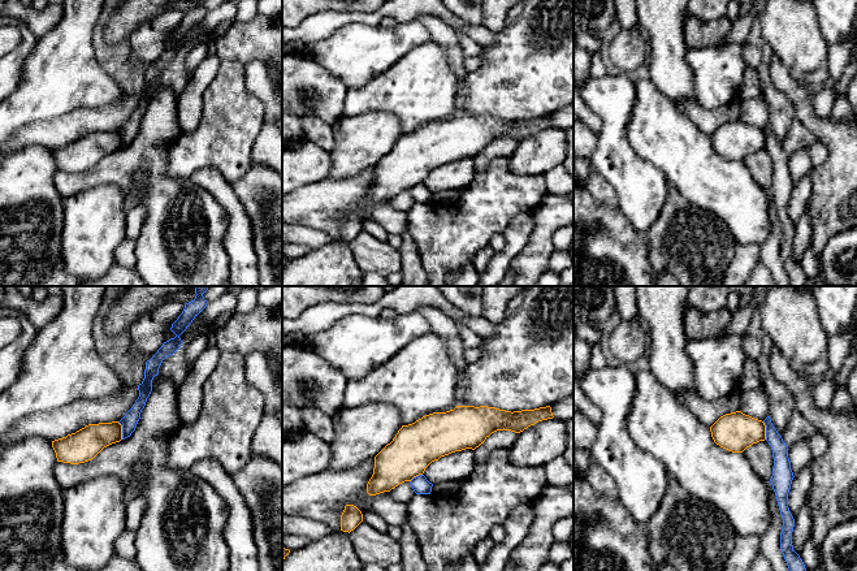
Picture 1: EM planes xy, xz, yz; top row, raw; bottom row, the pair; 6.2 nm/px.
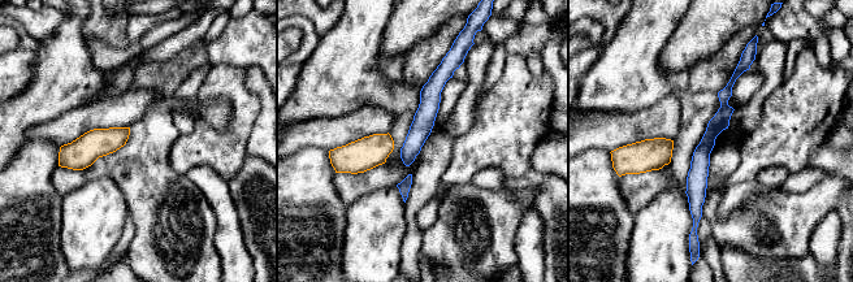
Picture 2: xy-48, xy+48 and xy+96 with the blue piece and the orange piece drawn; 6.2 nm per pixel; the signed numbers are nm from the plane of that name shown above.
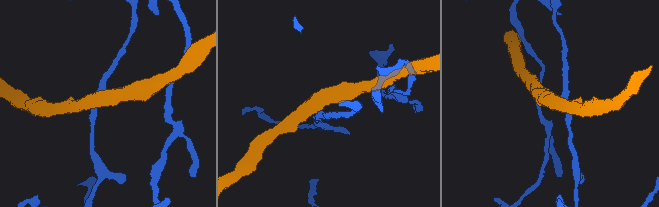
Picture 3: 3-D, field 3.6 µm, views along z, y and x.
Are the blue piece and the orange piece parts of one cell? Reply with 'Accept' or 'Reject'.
Reject

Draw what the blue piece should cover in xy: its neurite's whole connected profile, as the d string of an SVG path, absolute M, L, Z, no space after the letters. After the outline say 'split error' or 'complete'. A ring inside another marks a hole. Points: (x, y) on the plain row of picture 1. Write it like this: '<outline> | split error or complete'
M195 0L195 8L186 12L182 22L172 33L170 39L176 43L174 47L164 51L157 61L146 70L144 87L138 94L139 105L133 113L133 116L125 122L125 125L118 130L122 134L122 148L131 144L135 135L140 127L140 121L146 114L147 107L152 100L152 88L159 83L159 77L165 66L173 64L181 55L182 49L179 44L187 38L192 29L207 16L207 9L203 3L205 0Z | complete

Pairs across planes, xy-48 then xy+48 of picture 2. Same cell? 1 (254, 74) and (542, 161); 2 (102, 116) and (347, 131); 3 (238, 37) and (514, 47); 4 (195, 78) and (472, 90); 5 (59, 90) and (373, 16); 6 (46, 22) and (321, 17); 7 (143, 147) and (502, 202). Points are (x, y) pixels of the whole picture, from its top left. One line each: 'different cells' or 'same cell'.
1: same cell
2: same cell
3: same cell
4: different cells
5: same cell
6: same cell
7: same cell

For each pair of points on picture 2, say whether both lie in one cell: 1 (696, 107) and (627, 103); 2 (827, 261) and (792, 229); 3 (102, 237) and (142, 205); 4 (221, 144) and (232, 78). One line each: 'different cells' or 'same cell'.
1: same cell
2: different cells
3: different cells
4: same cell

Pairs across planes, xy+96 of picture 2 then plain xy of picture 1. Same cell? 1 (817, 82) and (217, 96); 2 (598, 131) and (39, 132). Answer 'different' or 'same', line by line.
1: same
2: same

